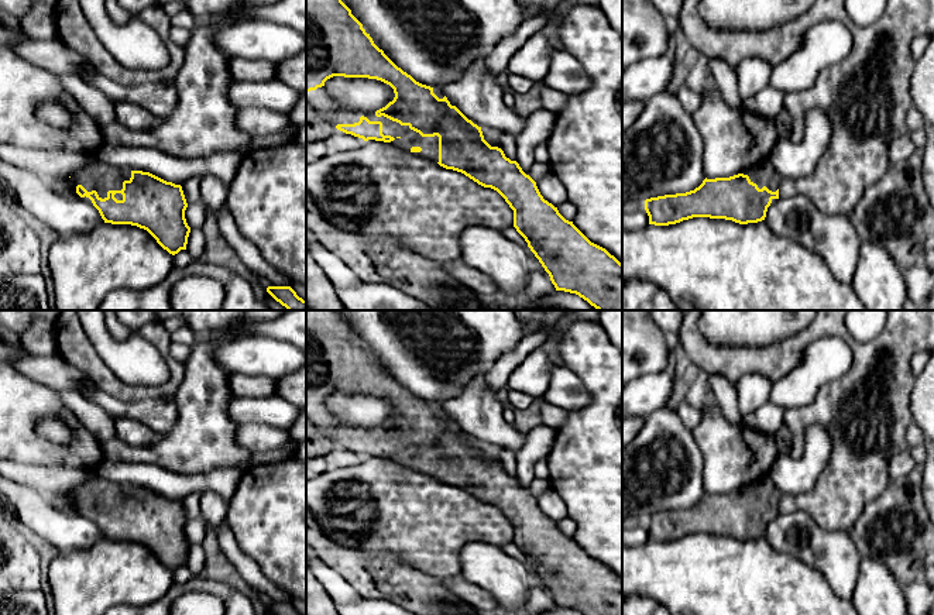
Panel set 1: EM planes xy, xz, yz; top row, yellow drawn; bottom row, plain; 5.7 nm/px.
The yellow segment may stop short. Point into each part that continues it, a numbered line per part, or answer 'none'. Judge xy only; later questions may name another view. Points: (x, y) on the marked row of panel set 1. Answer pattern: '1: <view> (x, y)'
1: xy (99, 177)

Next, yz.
1: yz (763, 174)

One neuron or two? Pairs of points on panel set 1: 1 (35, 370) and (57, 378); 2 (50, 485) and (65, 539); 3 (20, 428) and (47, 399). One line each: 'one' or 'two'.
1: one
2: two
3: one

